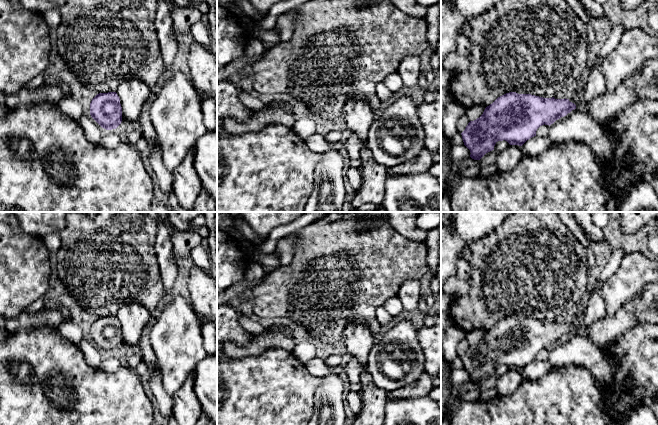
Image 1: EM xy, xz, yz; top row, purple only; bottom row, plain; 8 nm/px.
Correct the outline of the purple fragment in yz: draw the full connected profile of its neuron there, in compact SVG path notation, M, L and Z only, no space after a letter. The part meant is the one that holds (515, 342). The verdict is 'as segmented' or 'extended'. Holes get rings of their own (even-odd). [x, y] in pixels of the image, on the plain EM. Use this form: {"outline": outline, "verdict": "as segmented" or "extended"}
{"outline": "M649 283L640 296L625 303L613 316L604 316L594 321L589 328L584 328L582 322L572 318L565 323L555 323L516 316L506 317L487 330L479 342L470 345L461 359L464 369L470 374L470 381L480 384L486 377L494 374L498 365L505 364L510 369L522 370L536 360L540 350L550 350L576 332L587 335L597 347L607 349L616 338L643 322L658 324L658 283Z", "verdict": "extended"}

